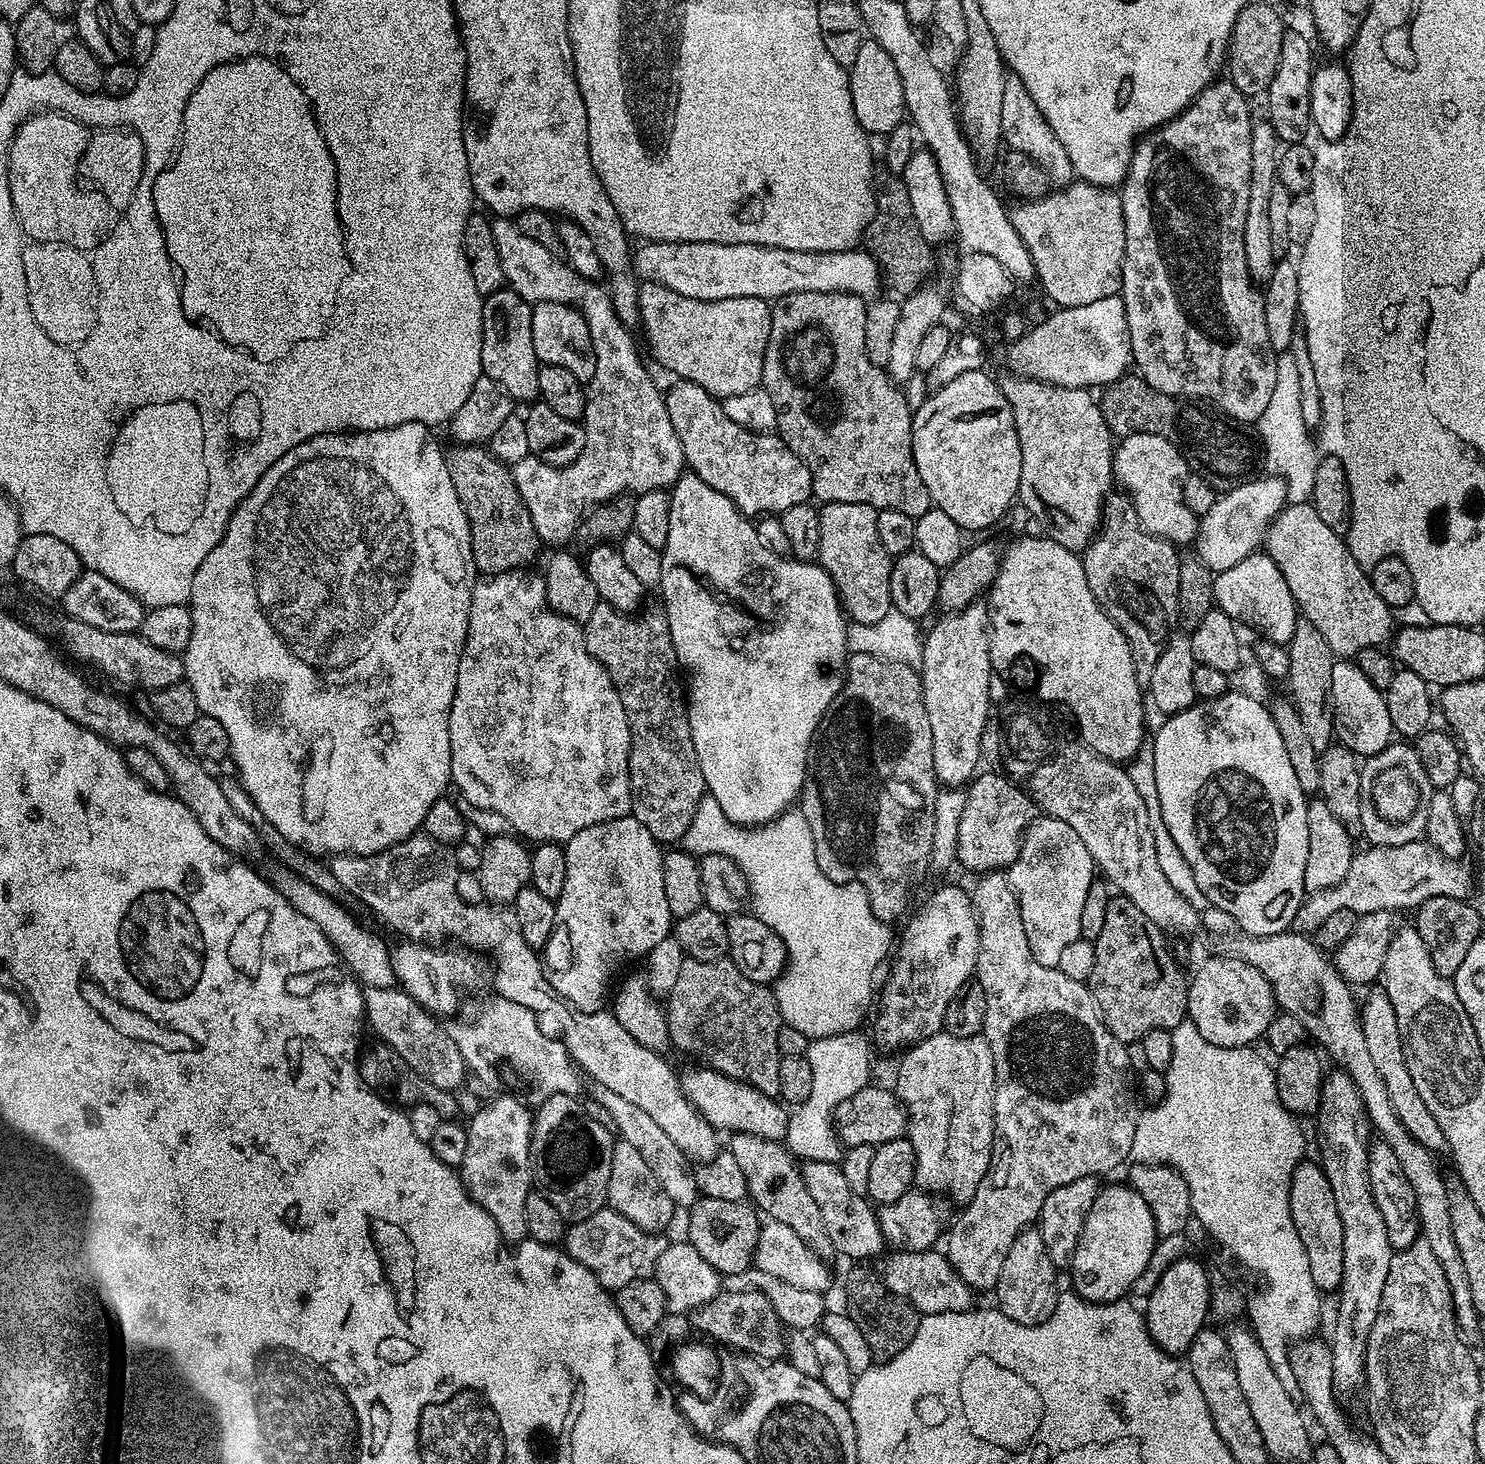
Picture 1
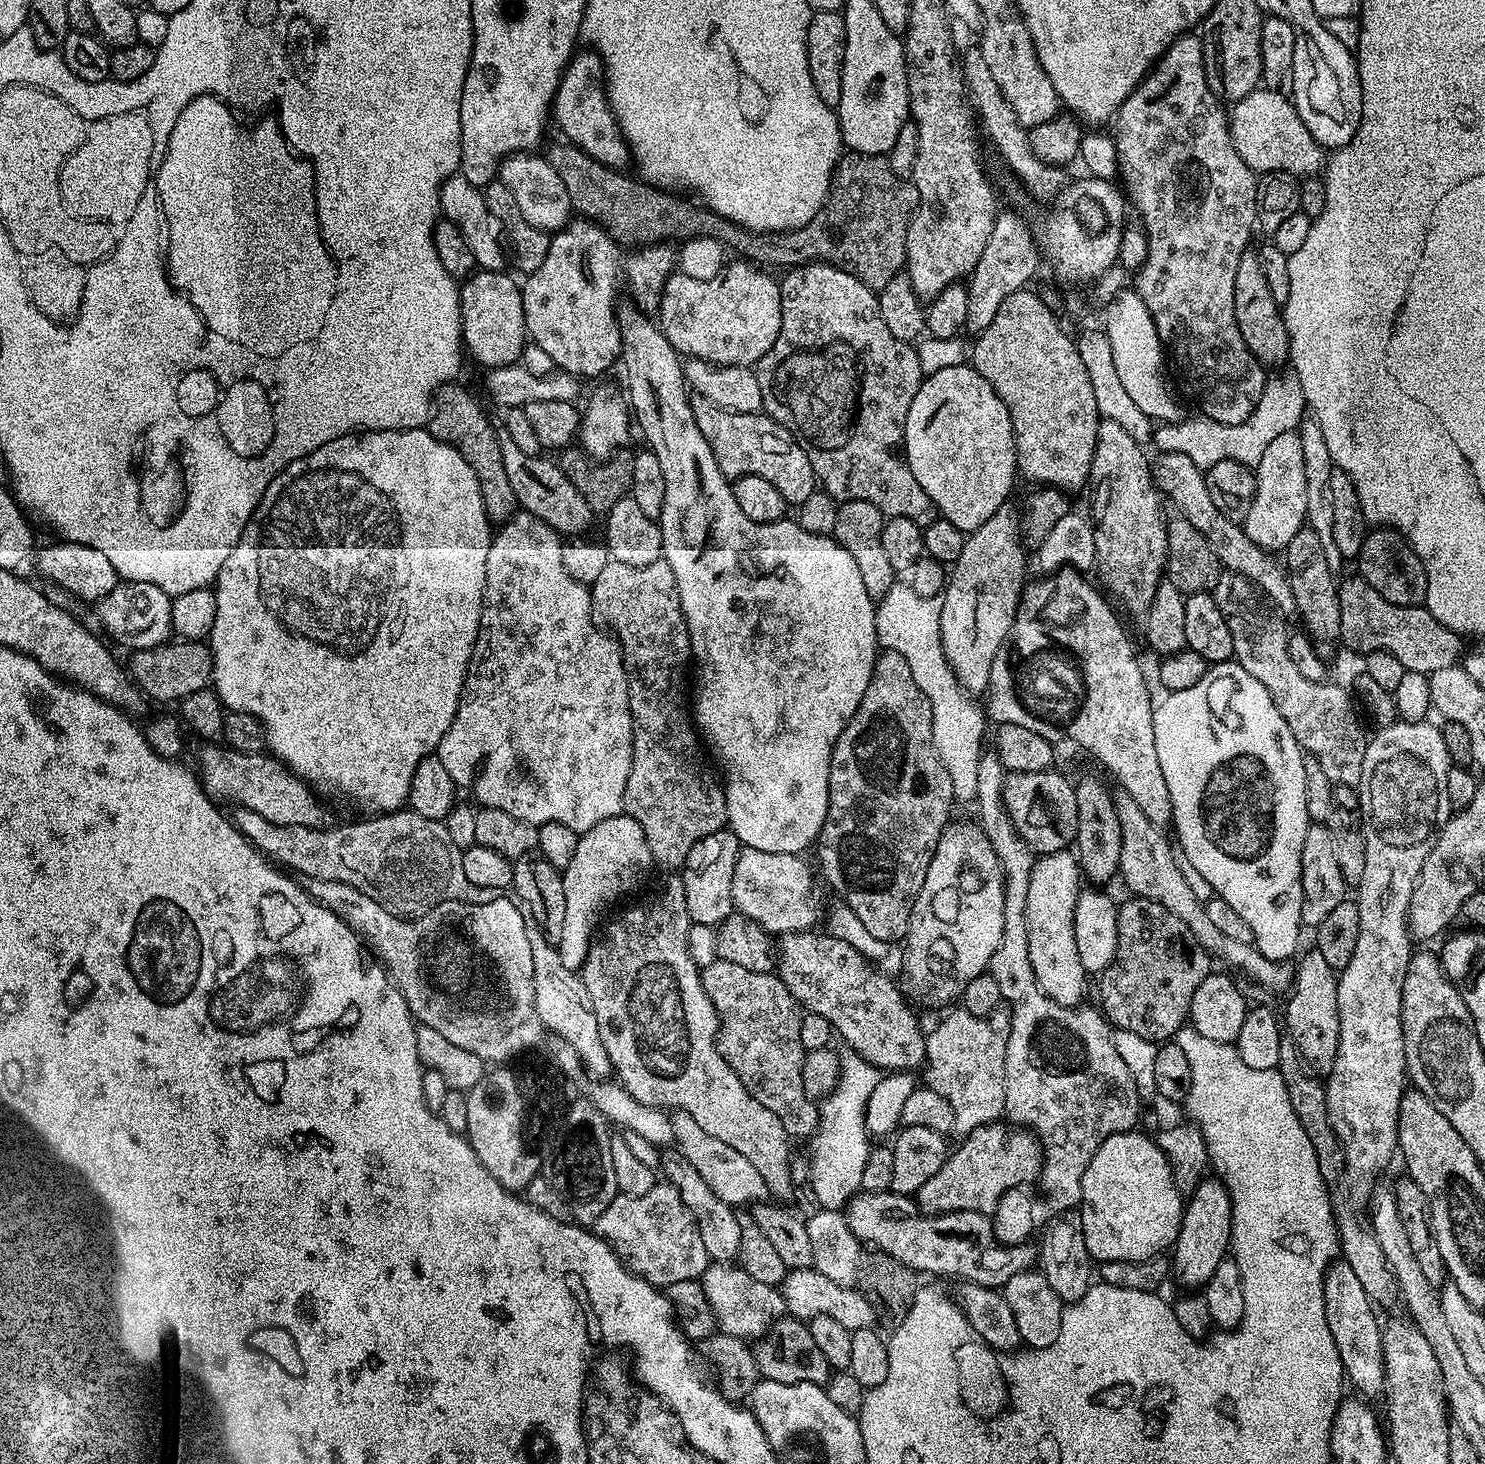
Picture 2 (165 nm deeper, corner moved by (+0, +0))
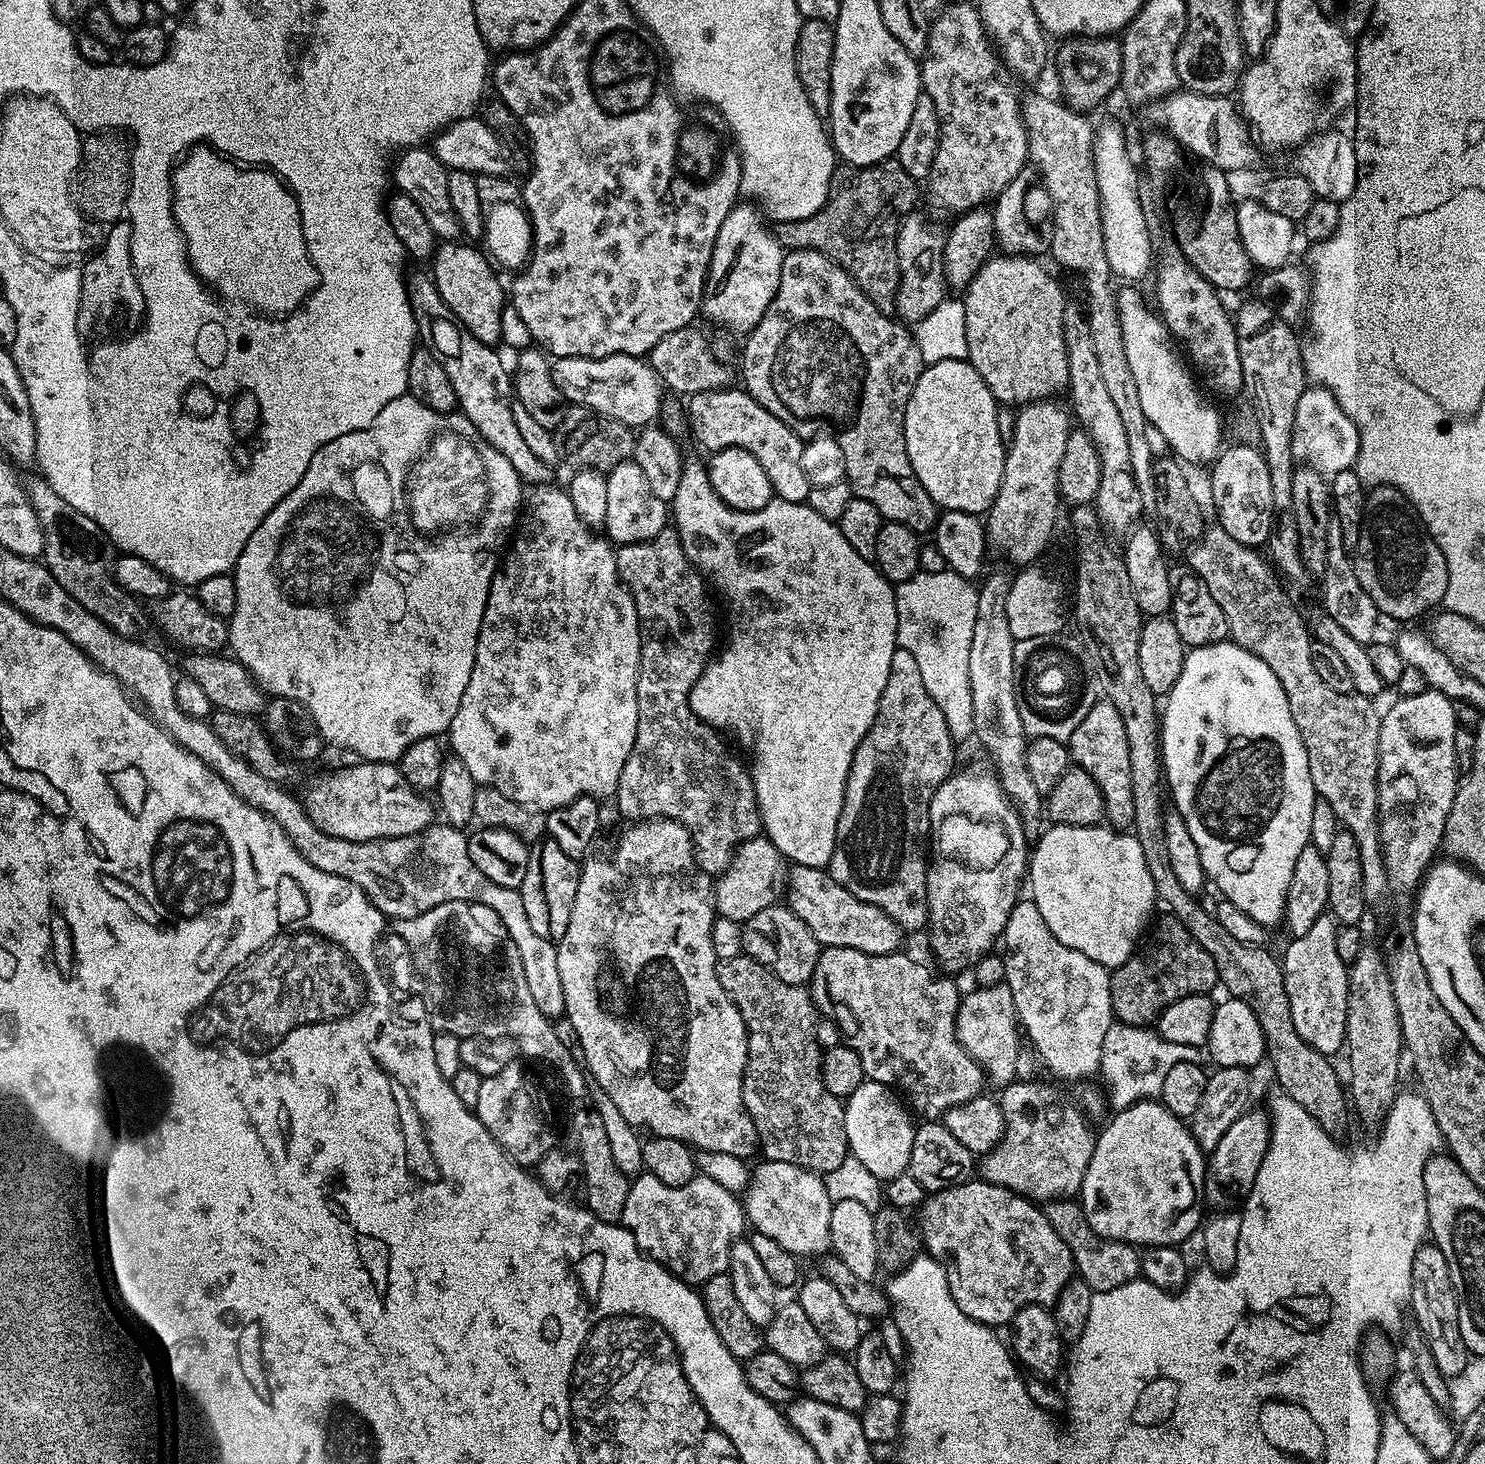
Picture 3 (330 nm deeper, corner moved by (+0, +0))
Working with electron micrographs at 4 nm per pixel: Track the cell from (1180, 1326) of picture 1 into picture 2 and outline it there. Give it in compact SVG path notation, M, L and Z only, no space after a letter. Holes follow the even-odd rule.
M1205 1178L1187 1197L1180 1233L1171 1249L1172 1272L1184 1290L1203 1289L1218 1262L1226 1259L1232 1243L1232 1199L1219 1178Z

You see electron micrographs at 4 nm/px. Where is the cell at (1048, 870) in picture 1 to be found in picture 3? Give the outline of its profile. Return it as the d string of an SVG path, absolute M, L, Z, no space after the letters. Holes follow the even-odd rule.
M1031 898L1017 899L1010 910L1010 918L1004 927L1002 948L1003 944L1002 955L1006 966L1004 983L1010 986L1016 1019L1023 1035L1032 1039L1037 1054L1056 1075L1066 1080L1084 1080L1087 1076L1096 1076L1101 1071L1102 1042L1106 1030L1114 1021L1109 969L1094 962L1094 958L1086 958L1086 954L1078 950L1070 950L1070 946L1062 946L1062 942L1050 934L1046 918L1038 914L1038 906Z

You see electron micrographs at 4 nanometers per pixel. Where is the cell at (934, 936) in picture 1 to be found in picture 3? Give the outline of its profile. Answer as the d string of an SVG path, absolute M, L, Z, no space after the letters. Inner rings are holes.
M972 768L969 772L960 771L953 771L952 775L946 778L946 782L942 782L942 786L938 786L938 790L930 802L930 822L932 823L934 839L930 844L930 863L928 866L927 927L930 932L932 928L932 952L936 955L937 962L941 964L939 967L948 974L957 974L956 972L962 971L963 968L971 969L982 957L989 955L995 949L992 948L995 944L997 947L998 941L1004 935L1006 922L1010 918L1010 910L1021 895L1020 880L1022 884L1026 876L1026 865L1030 859L1030 844L1024 835L1024 824L1021 822L1019 814L1016 813L1016 809L1006 799L1004 791L1000 788L999 780L991 771L983 772L980 768Z

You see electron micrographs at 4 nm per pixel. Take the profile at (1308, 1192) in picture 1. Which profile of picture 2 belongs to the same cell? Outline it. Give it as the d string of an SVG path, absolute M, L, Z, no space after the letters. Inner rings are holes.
M1337 1258L1333 1260L1331 1266L1326 1270L1324 1275L1324 1305L1326 1306L1326 1326L1330 1330L1330 1334L1334 1338L1334 1346L1338 1346L1338 1354L1340 1355L1340 1367L1343 1375L1346 1377L1347 1383L1352 1384L1357 1388L1359 1395L1364 1398L1372 1398L1368 1396L1380 1396L1384 1390L1384 1355L1382 1354L1382 1324L1381 1321L1376 1321L1377 1309L1374 1307L1371 1300L1368 1299L1366 1290L1362 1290L1362 1282L1358 1278L1358 1274L1354 1274L1354 1270L1343 1260L1343 1258Z

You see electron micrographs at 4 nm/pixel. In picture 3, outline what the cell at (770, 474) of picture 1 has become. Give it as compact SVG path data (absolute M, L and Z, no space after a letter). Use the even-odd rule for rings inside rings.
M736 386L694 392L687 397L686 404L692 436L702 447L708 448L709 453L721 452L724 448L750 450L750 454L758 458L762 470L766 470L766 478L770 478L772 491L779 499L799 504L807 501L812 484L802 470L805 441L790 426L786 426L786 422L774 418L770 410L754 402L750 393Z

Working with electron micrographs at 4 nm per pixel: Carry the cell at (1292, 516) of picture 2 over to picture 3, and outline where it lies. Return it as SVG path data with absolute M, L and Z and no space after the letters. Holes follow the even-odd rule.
M1305 387L1302 398L1298 398L1298 410L1294 410L1293 457L1306 462L1309 468L1316 468L1324 477L1331 478L1355 465L1359 441L1354 422L1338 406L1331 388Z

